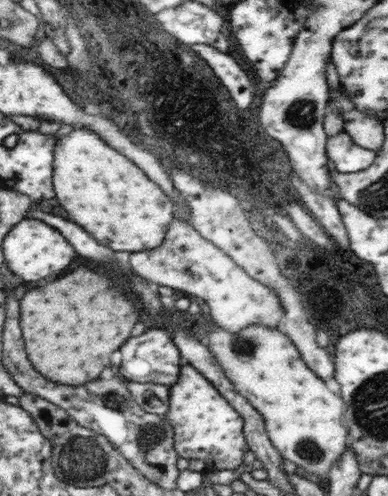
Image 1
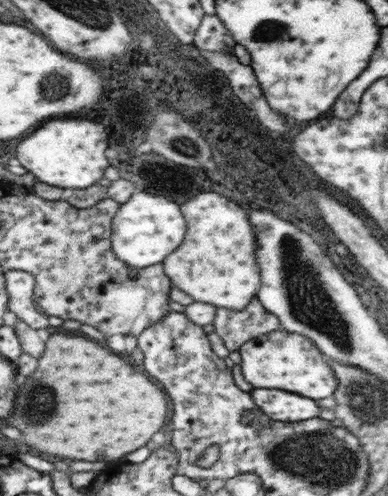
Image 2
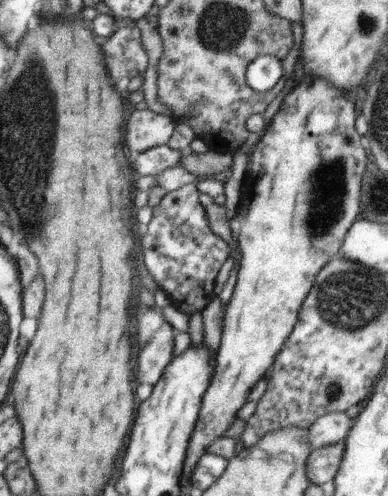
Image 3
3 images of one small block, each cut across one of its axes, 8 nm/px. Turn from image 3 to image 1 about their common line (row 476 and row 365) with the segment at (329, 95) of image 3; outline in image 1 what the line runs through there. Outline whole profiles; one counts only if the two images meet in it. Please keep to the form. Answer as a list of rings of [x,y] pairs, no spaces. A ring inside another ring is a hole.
[[[185,364],[183,376],[179,376],[179,384],[169,388],[169,408],[165,412],[171,428],[175,430],[175,450],[185,460],[203,460],[207,472],[217,470],[235,470],[247,464],[247,452],[251,452],[247,444],[247,436],[243,434],[243,424],[239,412],[235,412],[221,394],[197,372],[197,368]]]

